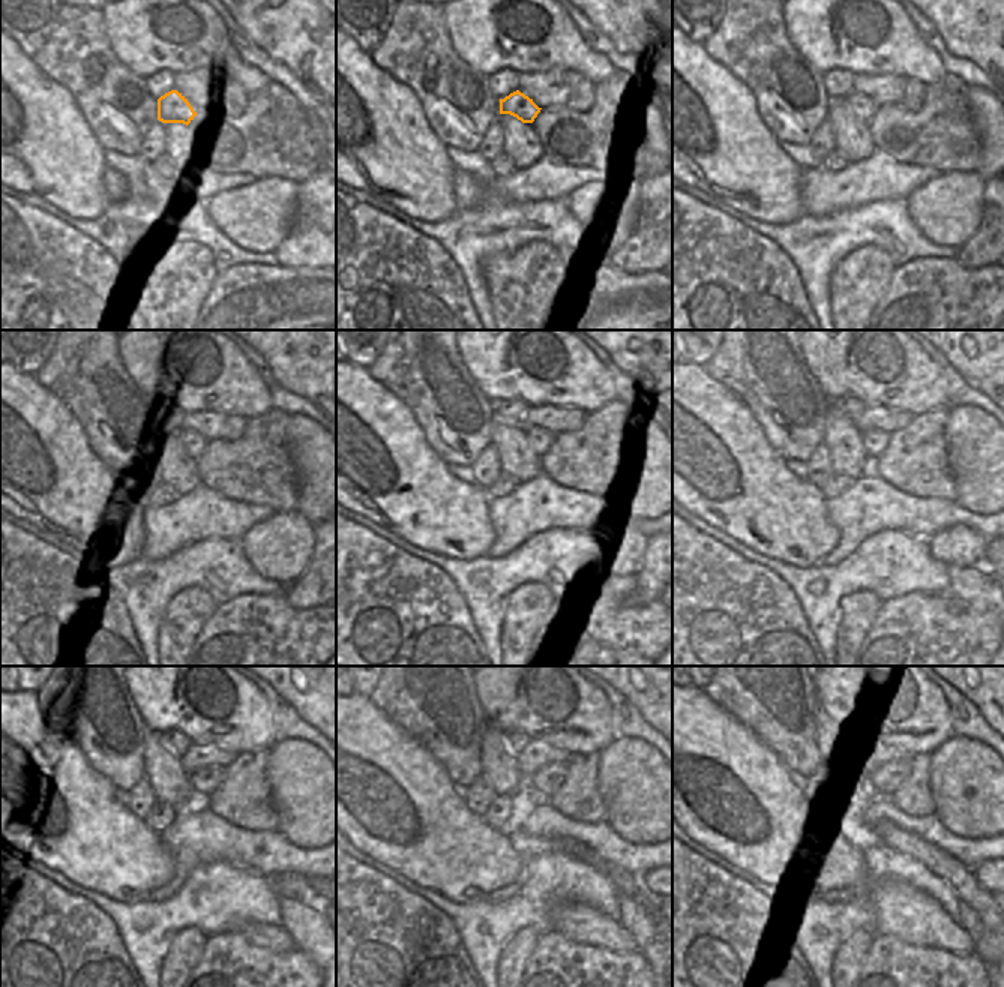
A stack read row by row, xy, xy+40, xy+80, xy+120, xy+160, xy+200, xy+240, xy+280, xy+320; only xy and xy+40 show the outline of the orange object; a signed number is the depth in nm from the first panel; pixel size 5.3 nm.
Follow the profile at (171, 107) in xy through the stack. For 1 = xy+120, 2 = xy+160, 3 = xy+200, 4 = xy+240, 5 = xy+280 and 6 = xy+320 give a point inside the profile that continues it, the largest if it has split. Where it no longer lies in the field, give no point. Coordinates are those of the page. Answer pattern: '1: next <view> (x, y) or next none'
1: next xy+120 (195, 444)
2: next xy+160 (539, 440)
3: next xy+200 (875, 441)
4: next xy+240 (206, 780)
5: next xy+280 (550, 779)
6: next xy+320 (887, 779)

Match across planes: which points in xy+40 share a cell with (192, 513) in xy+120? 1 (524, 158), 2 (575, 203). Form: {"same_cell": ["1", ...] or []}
{"same_cell": []}

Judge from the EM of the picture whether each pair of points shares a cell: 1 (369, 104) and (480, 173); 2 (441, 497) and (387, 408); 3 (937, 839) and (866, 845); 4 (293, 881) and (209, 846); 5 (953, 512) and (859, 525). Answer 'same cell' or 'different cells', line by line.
1: different cells
2: same cell
3: different cells
4: different cells
5: same cell

